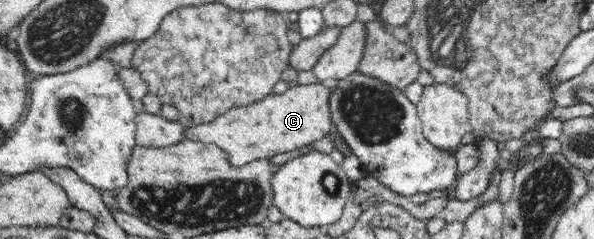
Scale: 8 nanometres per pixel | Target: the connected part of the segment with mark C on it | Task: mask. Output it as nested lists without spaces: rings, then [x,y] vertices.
[[[321,83],[299,84],[285,93],[271,93],[252,104],[235,106],[209,123],[188,123],[185,138],[223,148],[233,167],[240,168],[258,159],[270,160],[273,156],[308,146],[329,134],[332,124],[329,95],[331,89]]]

